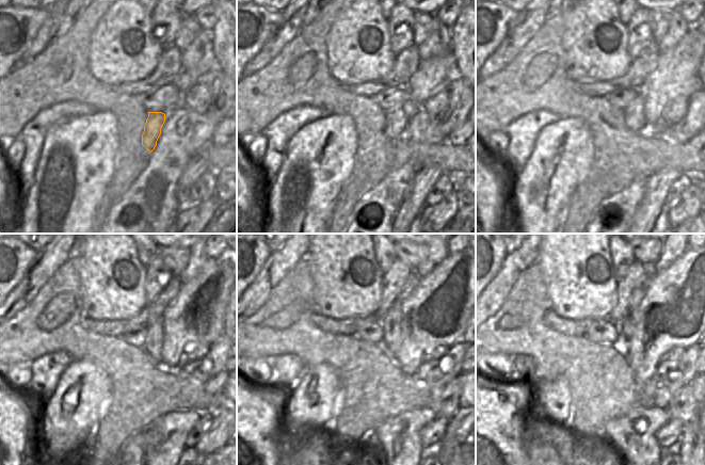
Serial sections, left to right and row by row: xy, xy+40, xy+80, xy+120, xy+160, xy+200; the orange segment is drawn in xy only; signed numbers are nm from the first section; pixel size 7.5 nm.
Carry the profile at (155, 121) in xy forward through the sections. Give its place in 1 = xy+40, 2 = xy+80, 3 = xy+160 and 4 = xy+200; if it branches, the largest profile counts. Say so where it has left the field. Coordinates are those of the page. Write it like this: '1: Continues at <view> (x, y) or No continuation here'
1: Continues at xy+40 (396, 119)
2: Continues at xy+80 (634, 116)
3: Continues at xy+160 (390, 322)
4: Continues at xy+200 (626, 326)

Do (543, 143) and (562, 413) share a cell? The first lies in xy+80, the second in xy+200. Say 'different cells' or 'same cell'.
same cell

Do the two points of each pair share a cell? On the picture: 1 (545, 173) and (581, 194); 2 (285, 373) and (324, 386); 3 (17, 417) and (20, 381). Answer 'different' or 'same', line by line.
1: different
2: different
3: different

